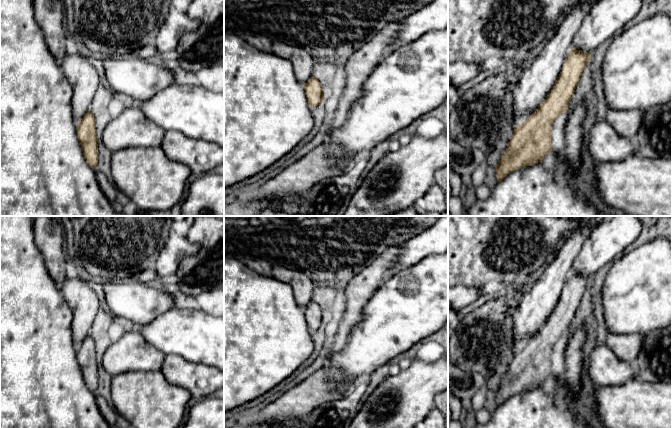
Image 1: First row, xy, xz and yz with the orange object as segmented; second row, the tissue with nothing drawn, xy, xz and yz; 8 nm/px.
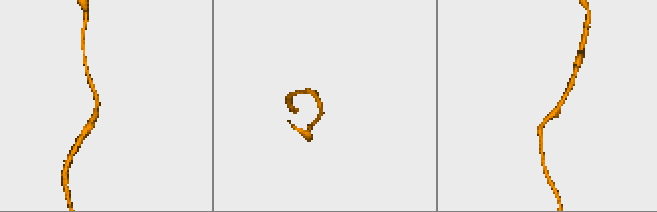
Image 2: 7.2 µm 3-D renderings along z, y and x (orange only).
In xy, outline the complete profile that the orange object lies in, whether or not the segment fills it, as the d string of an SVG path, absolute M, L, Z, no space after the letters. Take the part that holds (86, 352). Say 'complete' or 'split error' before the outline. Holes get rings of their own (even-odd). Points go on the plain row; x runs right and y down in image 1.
split error; M66 278L61 284L61 292L73 313L72 337L77 347L77 360L81 368L82 376L87 388L94 393L98 387L98 361L96 359L96 346L92 336L89 334L100 310L97 286L92 282L79 278Z

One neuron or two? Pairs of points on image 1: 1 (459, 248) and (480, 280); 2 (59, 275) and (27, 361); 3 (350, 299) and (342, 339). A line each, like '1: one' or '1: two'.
1: one
2: two
3: one

